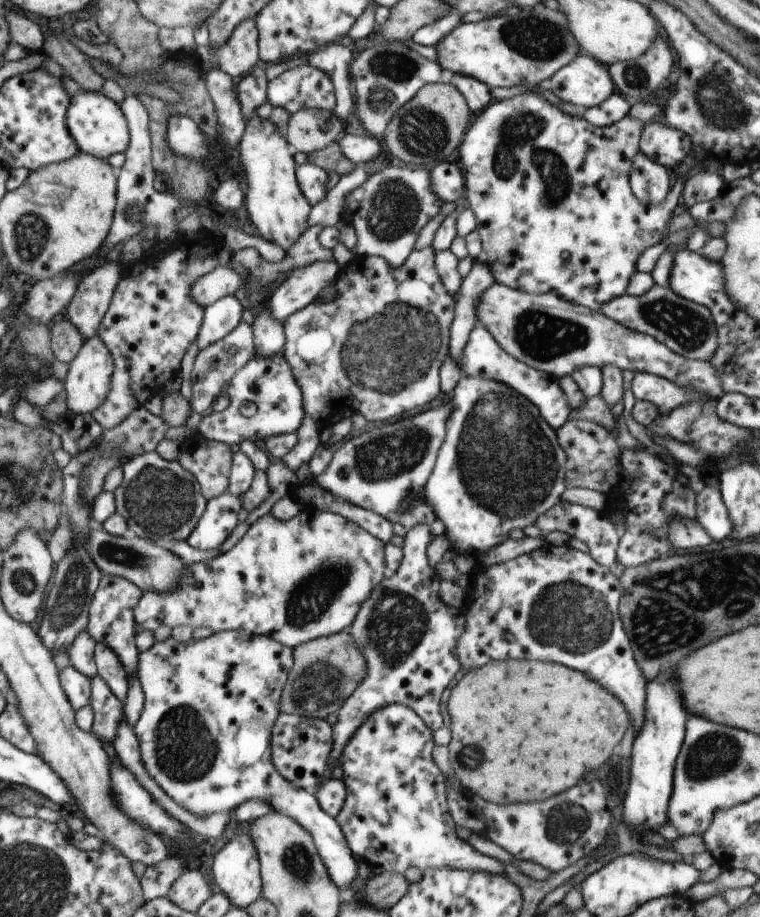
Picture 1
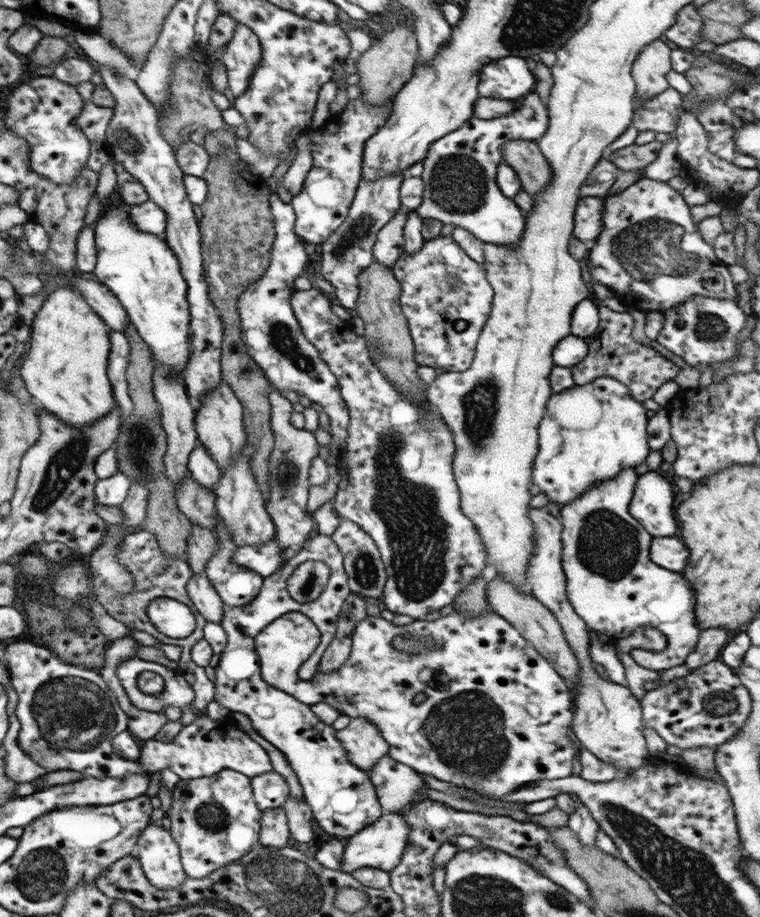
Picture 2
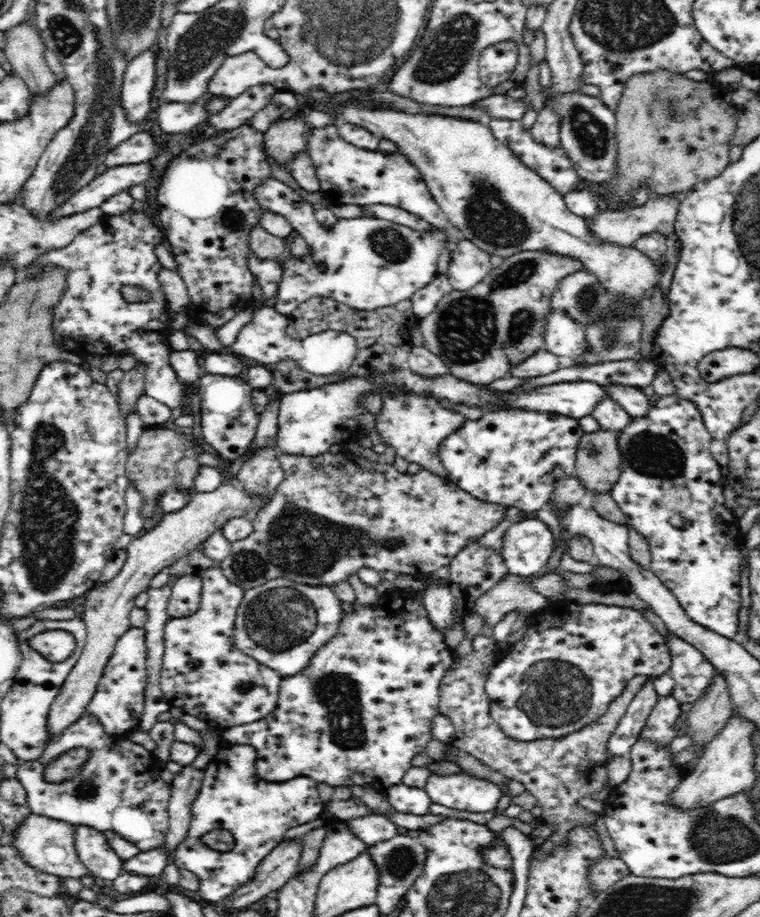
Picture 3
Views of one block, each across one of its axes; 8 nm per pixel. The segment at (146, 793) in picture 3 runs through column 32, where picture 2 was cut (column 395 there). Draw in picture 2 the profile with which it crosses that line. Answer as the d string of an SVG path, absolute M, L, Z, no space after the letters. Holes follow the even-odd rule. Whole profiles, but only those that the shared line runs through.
M385 753L367 771L383 813L404 812L410 804L425 800L421 774Z

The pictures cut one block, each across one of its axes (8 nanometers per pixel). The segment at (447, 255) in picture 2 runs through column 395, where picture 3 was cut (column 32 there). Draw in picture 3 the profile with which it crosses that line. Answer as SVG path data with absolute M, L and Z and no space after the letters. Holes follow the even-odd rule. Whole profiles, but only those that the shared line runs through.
M130 207L119 215L103 214L100 222L78 232L68 246L44 251L42 255L38 255L32 263L28 263L23 268L20 279L38 280L42 272L48 270L50 266L63 268L63 271L67 272L66 286L60 295L59 302L51 308L52 336L54 336L55 343L62 350L72 352L82 360L88 357L101 358L111 355L131 356L138 364L144 365L145 394L178 413L184 405L187 386L176 375L170 363L173 350L168 343L168 334L173 330L172 316L166 293L158 279L163 266L156 255L155 248L158 248L160 244L165 244L162 228L152 221L145 209L135 210ZM127 284L147 288L151 292L151 301L147 303L127 302L122 295L122 287Z

